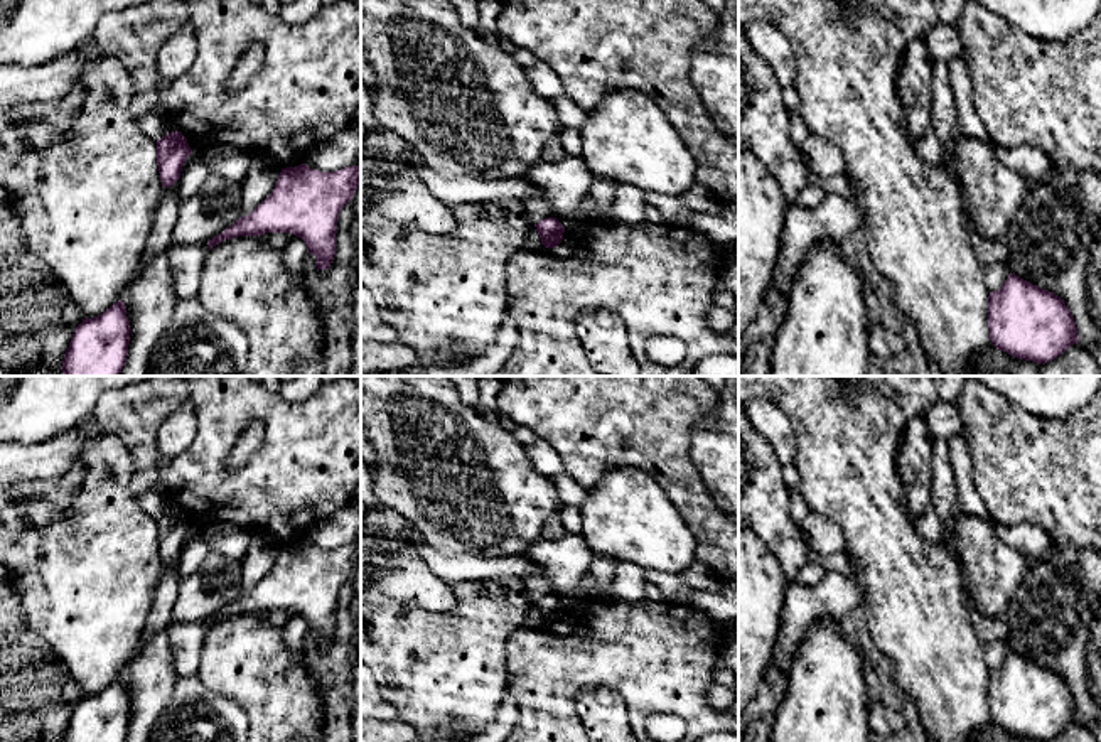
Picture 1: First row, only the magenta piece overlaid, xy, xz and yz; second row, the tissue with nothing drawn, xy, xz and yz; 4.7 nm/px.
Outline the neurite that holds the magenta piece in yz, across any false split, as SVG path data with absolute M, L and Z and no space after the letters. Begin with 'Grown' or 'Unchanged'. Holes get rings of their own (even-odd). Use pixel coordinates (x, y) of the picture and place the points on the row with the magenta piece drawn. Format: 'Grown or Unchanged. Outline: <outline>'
Unchanged. Outline: M1010 273L988 297L990 341L1013 358L1045 364L1077 344L1077 327L1066 302Z

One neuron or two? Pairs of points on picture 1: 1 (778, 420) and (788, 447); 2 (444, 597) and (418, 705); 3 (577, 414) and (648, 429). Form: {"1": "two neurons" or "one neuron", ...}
{"1": "one neuron", "2": "two neurons", "3": "one neuron"}

